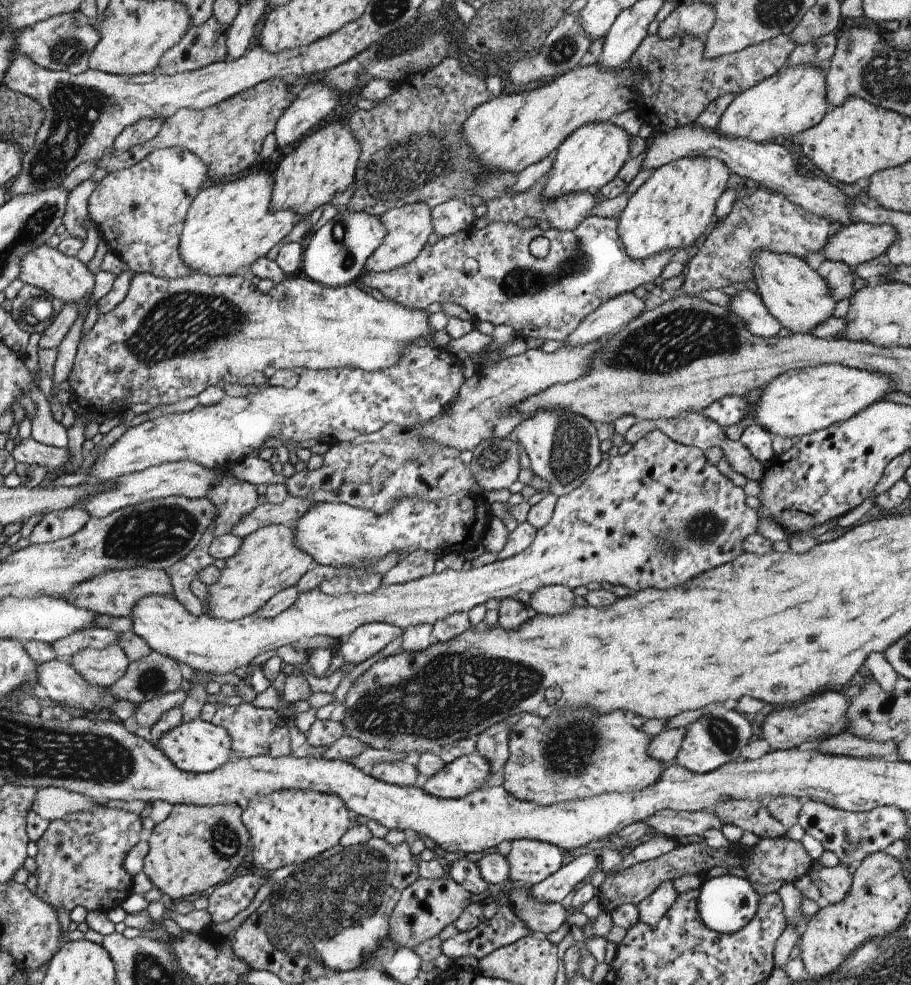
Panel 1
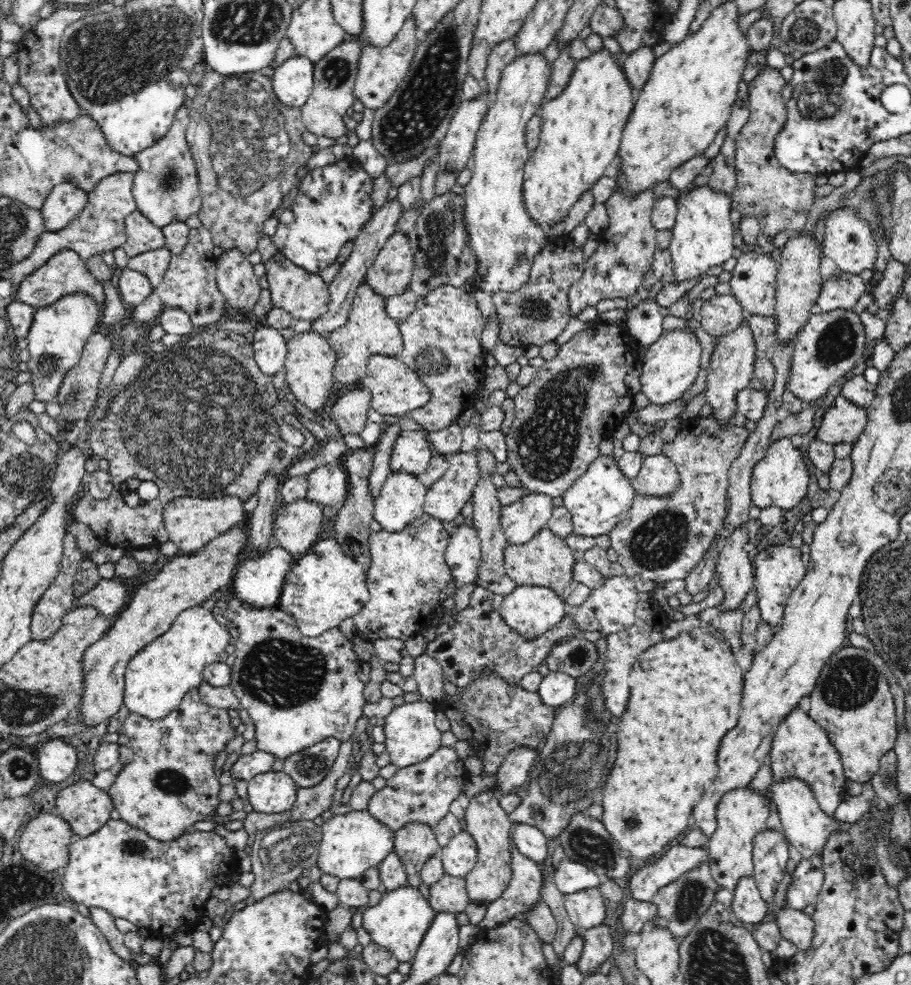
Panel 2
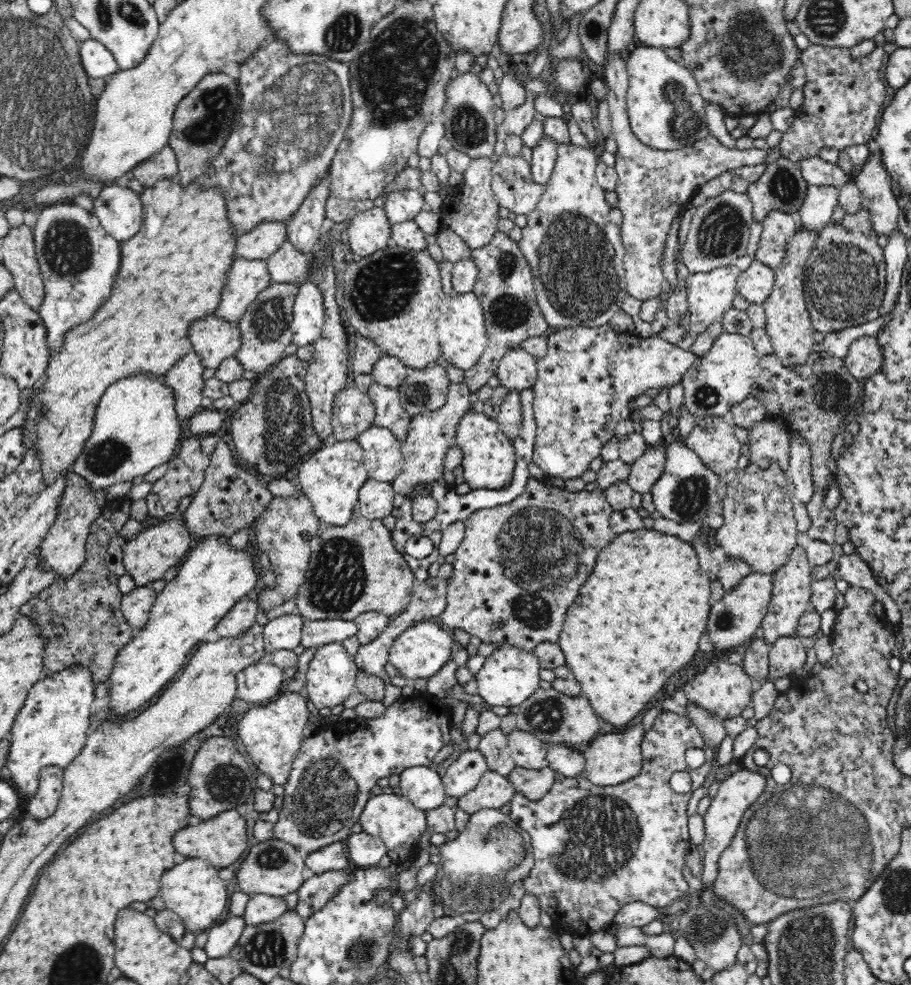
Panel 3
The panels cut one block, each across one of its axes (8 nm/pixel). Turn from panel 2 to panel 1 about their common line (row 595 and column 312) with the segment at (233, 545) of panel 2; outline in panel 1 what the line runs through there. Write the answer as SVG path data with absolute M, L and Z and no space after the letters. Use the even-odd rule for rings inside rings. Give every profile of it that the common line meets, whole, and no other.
M348 117L331 122L318 131L304 136L294 151L284 154L273 172L274 190L270 200L270 212L292 210L304 218L318 206L332 200L334 194L350 188L356 179L360 144L348 125Z

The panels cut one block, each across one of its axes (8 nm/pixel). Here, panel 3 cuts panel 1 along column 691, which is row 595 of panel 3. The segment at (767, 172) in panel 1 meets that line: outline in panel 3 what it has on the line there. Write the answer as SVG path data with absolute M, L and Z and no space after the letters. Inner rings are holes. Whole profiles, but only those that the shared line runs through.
M141 586L123 595L121 602L122 613L128 624L135 630L142 628L148 622L150 610L155 603L157 593L151 586Z

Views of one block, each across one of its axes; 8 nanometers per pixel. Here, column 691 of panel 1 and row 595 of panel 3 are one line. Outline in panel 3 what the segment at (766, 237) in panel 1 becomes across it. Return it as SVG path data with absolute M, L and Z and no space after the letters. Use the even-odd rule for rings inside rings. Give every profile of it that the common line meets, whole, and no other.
M303 493L291 497L273 497L261 512L254 524L256 544L270 559L272 573L276 577L276 587L258 589L258 606L268 612L276 606L294 599L300 584L304 582L306 571L311 559L310 540L319 533L321 521L314 512L311 500Z

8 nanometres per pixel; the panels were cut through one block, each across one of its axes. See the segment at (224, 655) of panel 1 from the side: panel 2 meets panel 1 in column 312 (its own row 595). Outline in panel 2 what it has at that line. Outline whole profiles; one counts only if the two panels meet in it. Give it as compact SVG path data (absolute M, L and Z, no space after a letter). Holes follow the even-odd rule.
M610 576L600 588L591 589L586 600L576 608L571 609L572 622L576 623L579 632L597 630L602 635L614 634L631 627L636 620L636 609L639 603L639 592L635 582L629 576Z

